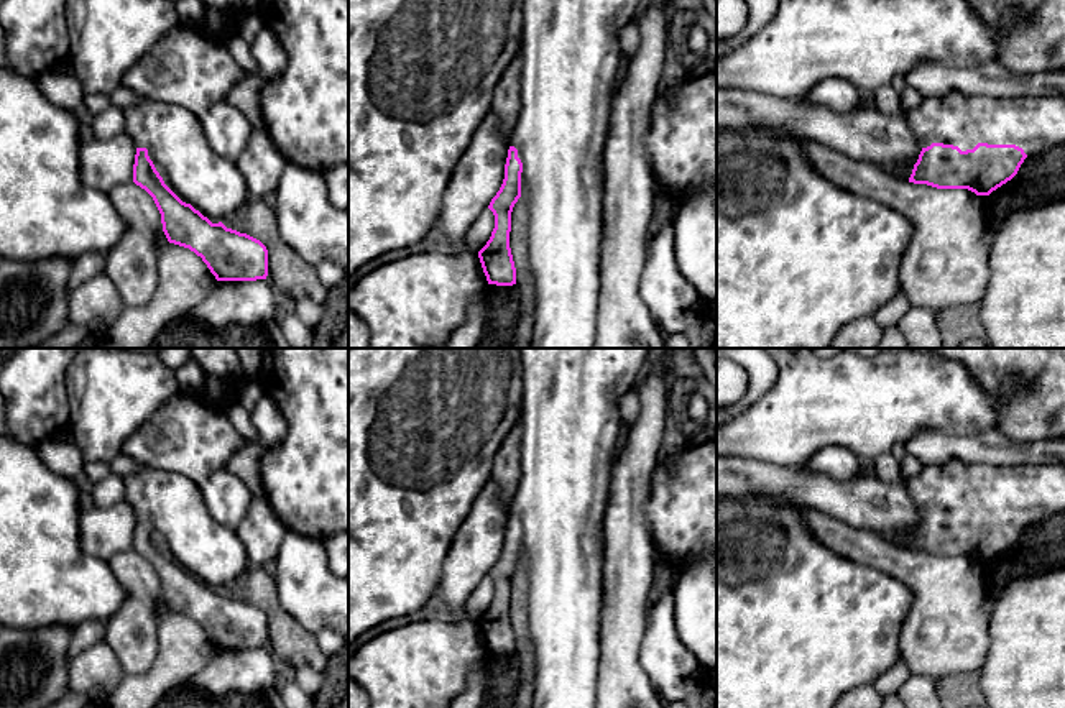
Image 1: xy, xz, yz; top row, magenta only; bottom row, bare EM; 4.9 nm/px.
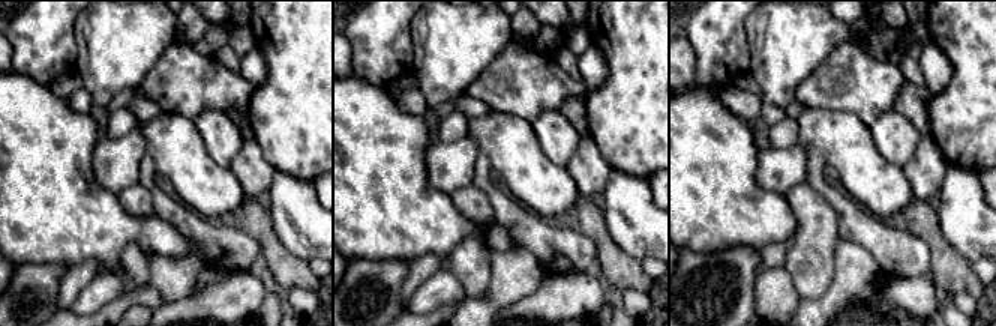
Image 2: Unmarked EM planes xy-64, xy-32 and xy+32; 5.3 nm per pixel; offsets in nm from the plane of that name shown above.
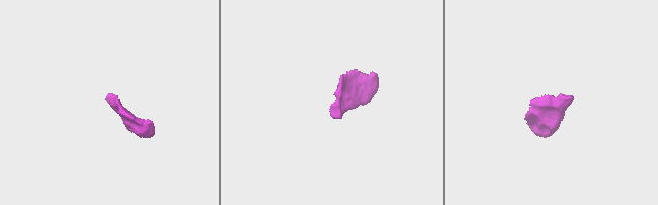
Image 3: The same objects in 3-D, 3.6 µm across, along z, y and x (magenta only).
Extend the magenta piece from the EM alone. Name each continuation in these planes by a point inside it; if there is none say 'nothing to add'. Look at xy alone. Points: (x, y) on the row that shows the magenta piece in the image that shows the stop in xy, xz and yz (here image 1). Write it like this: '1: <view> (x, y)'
1: xy (176, 143)

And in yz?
1: yz (1034, 124)

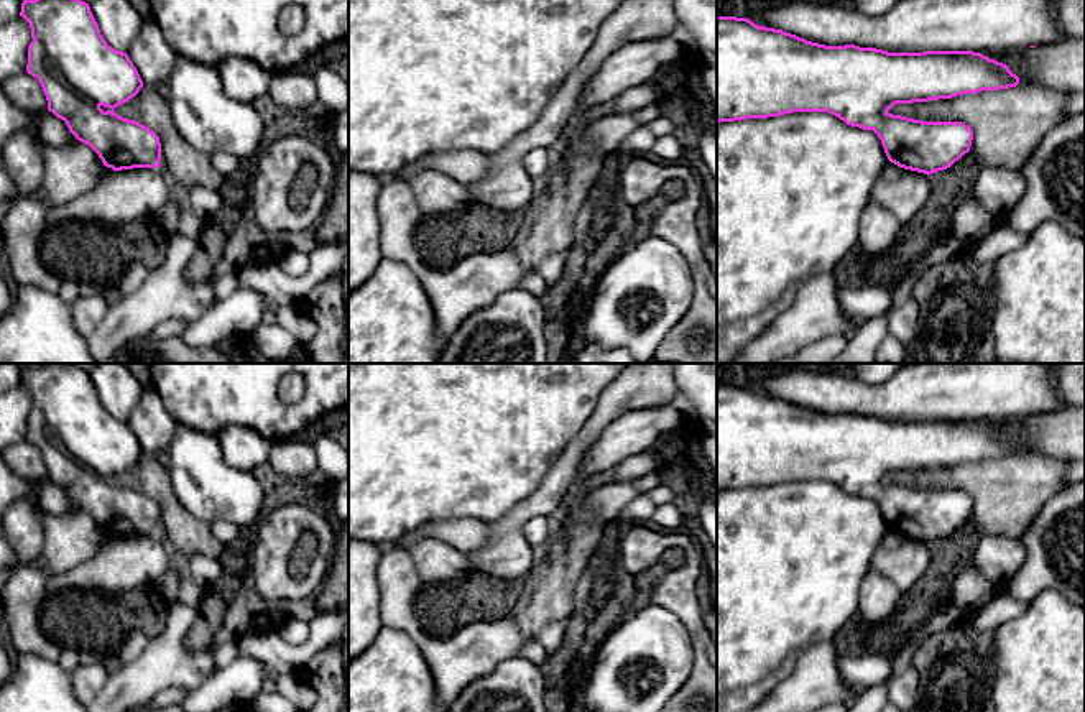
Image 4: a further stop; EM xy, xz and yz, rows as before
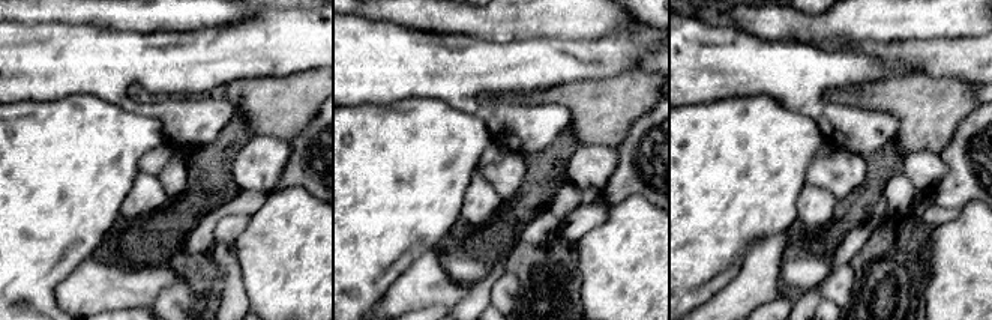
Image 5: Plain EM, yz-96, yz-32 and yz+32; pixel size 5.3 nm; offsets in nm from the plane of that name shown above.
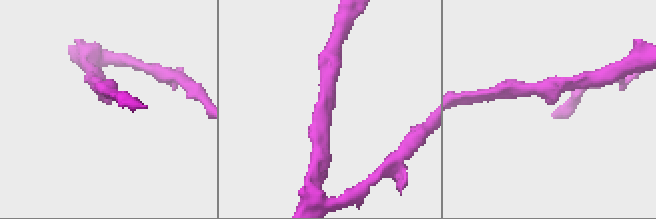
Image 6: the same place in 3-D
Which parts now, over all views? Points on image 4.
nothing to add

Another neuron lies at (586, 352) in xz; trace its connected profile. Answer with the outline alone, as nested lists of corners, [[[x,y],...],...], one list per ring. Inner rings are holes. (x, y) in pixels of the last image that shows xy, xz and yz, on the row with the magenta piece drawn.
[[[577,344],[572,363],[638,363],[626,349],[600,349],[597,344]]]

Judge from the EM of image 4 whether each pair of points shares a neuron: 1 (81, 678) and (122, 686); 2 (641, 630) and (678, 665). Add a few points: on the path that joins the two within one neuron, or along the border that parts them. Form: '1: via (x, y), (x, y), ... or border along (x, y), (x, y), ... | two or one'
1: border along (110, 673), (96, 694) | two
2: via (650, 638), (669, 658) | one

